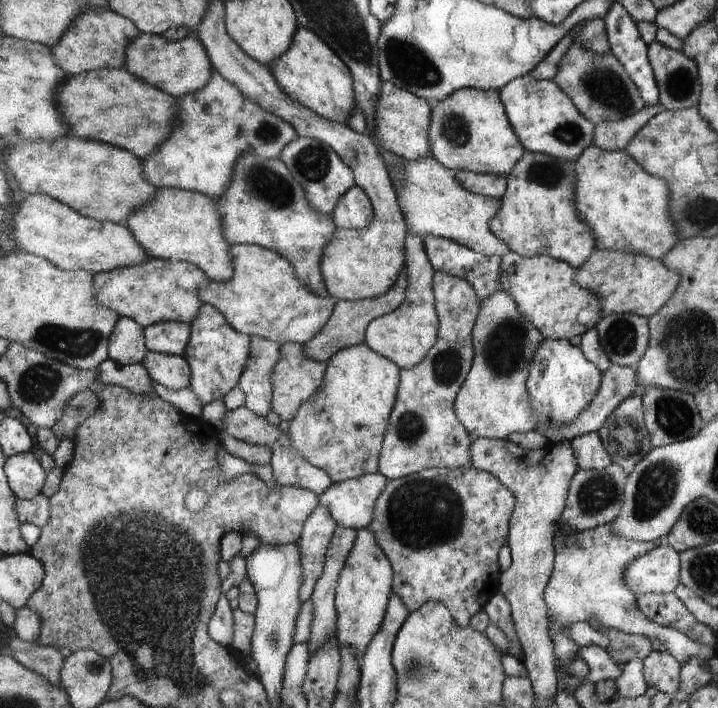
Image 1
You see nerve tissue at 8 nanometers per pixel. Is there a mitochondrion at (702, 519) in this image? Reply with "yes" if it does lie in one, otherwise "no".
yes

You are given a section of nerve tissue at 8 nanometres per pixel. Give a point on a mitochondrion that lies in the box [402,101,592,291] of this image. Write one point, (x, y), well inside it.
(549, 175)

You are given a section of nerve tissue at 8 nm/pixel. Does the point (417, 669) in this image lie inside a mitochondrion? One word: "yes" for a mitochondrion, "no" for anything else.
yes

